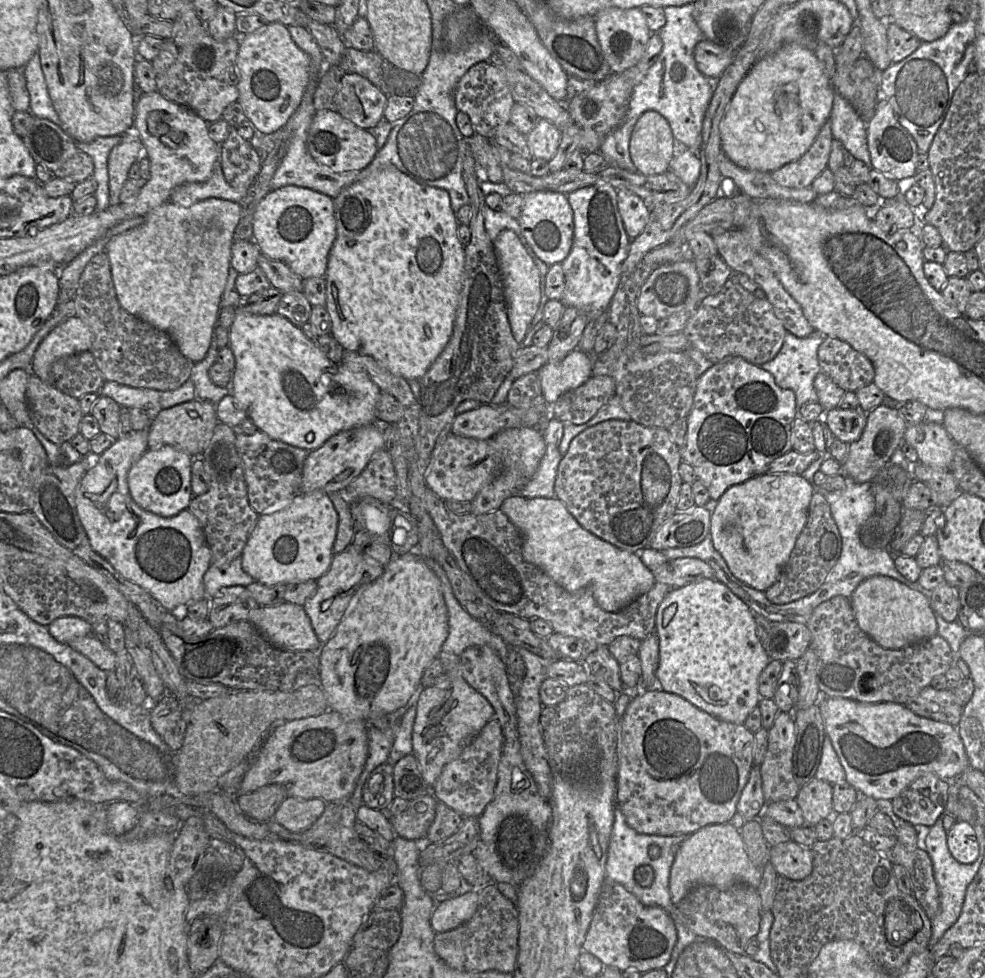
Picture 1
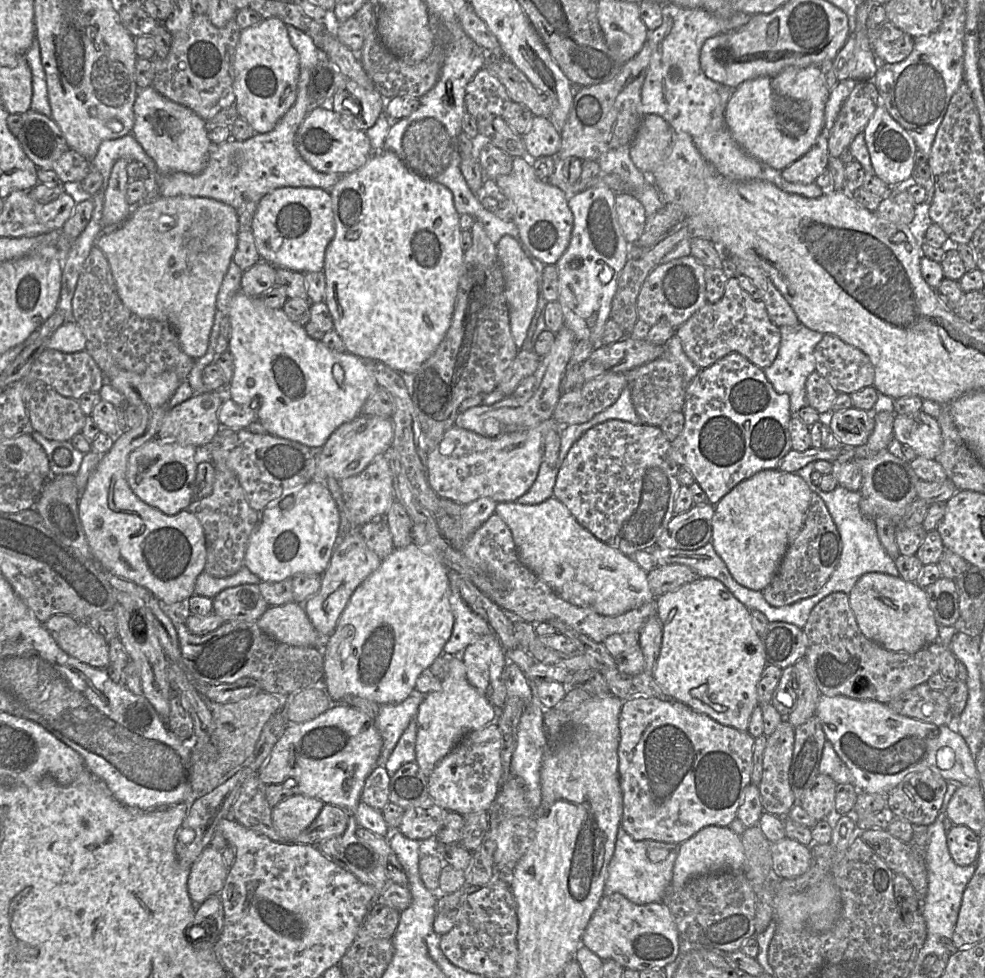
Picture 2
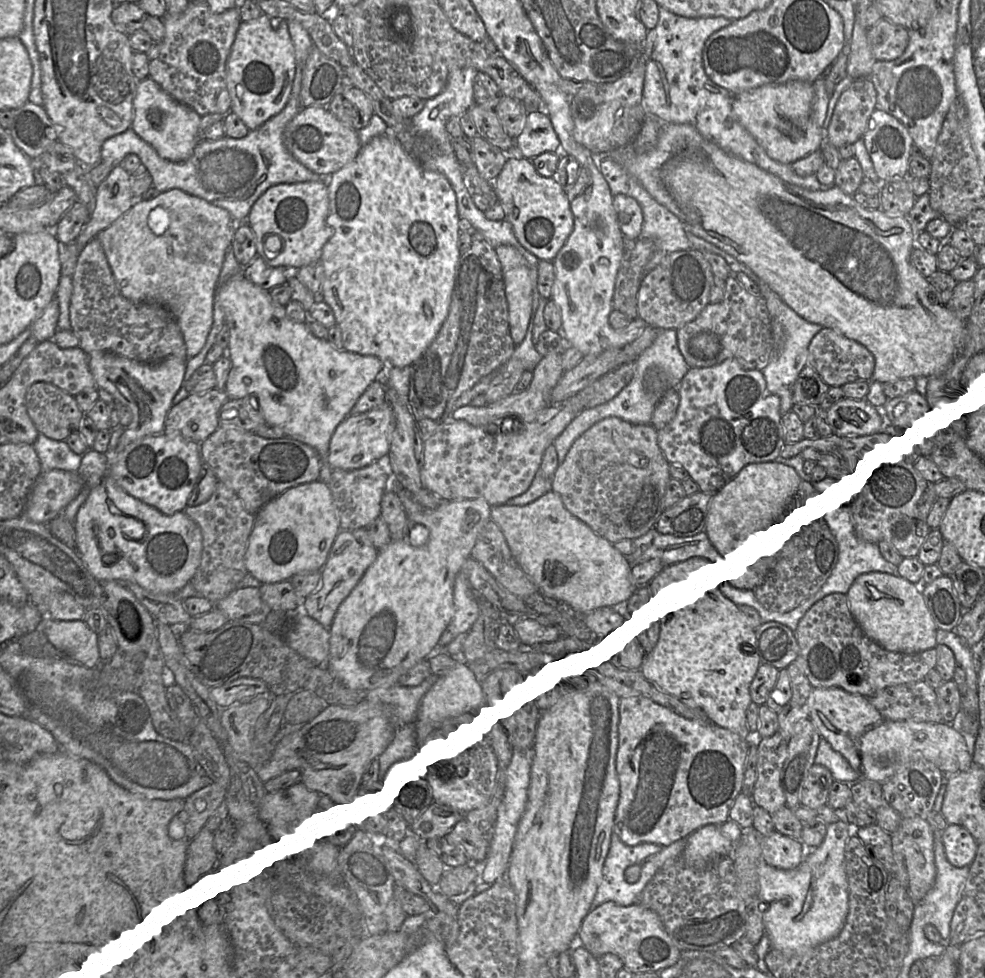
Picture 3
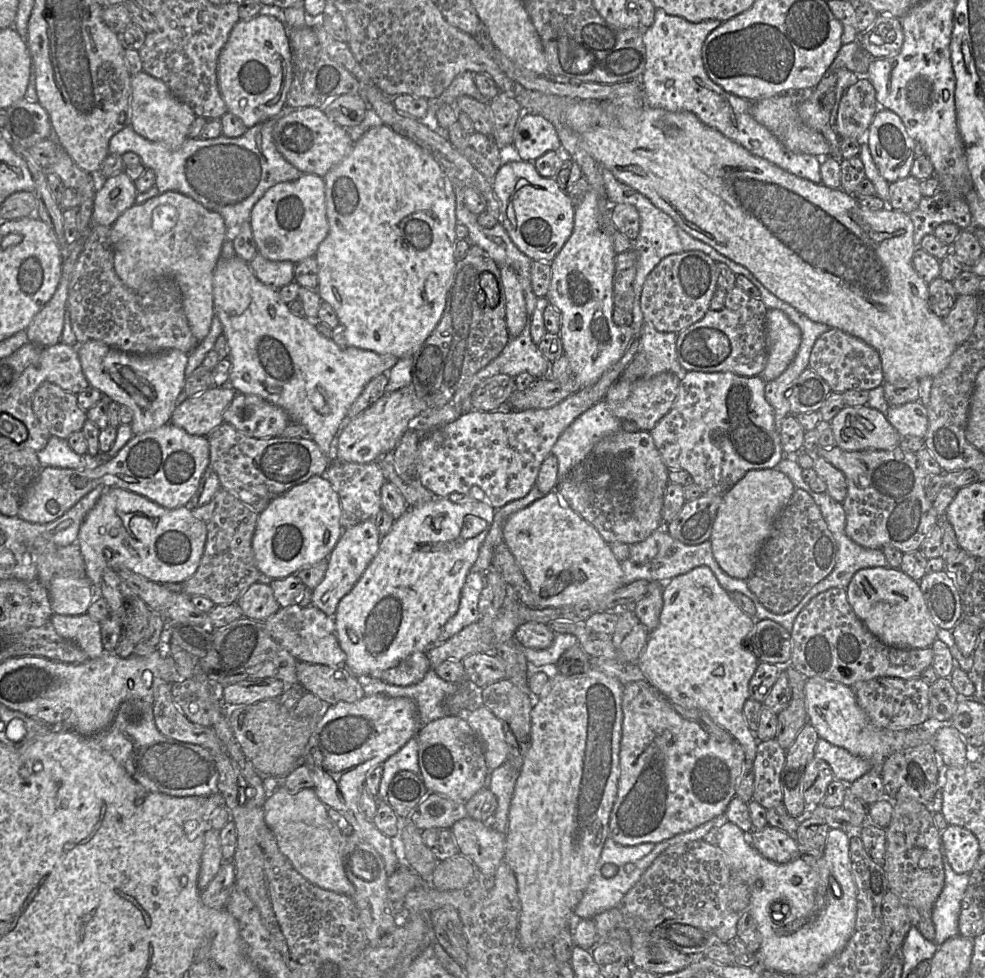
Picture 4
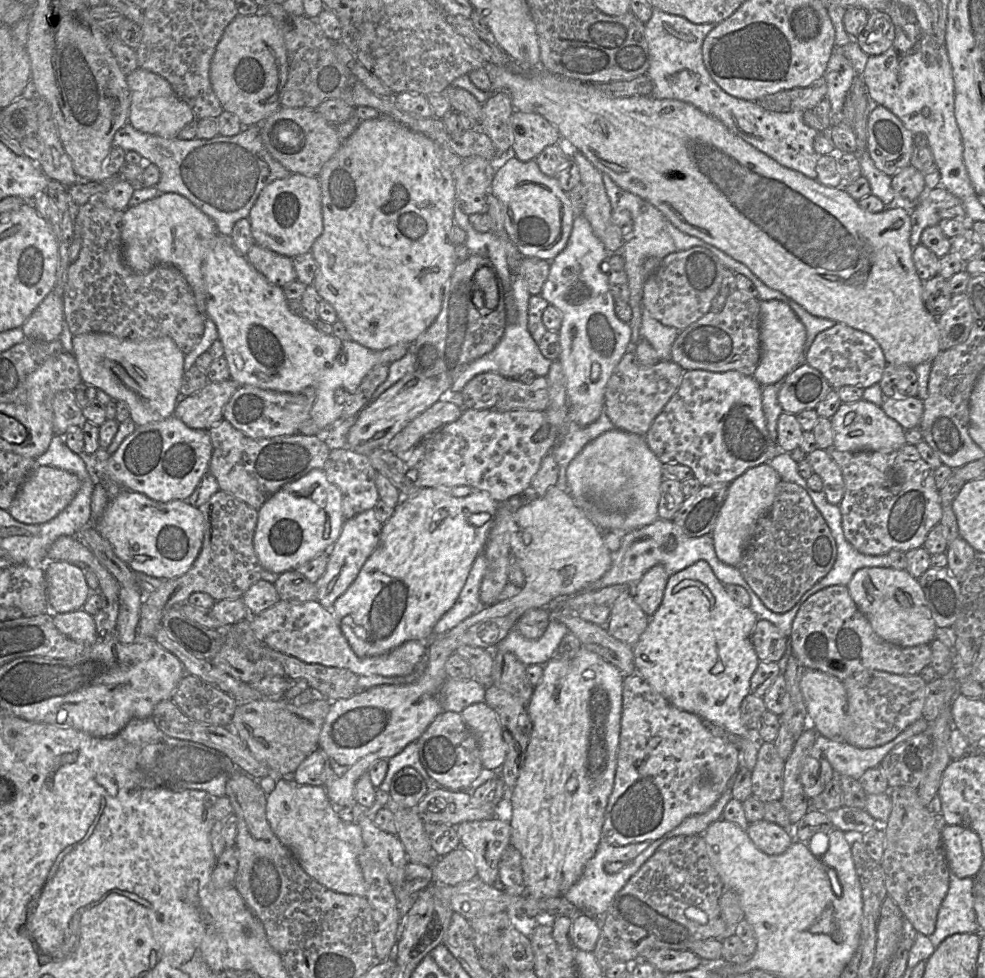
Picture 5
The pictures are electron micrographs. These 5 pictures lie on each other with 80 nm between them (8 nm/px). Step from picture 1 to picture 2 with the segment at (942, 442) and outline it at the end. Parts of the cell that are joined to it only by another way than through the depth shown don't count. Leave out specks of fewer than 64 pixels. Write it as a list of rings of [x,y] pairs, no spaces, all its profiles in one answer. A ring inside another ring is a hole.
[[[922,410],[909,415],[896,414],[893,437],[926,459],[935,459],[942,450],[942,434],[937,419]]]

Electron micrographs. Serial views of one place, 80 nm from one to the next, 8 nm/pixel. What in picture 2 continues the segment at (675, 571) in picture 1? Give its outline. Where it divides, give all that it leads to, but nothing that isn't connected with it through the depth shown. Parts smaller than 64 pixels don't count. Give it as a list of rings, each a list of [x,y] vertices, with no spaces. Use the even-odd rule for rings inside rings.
[[[682,564],[655,567],[647,574],[648,585],[654,597],[674,591],[698,578],[697,574]]]

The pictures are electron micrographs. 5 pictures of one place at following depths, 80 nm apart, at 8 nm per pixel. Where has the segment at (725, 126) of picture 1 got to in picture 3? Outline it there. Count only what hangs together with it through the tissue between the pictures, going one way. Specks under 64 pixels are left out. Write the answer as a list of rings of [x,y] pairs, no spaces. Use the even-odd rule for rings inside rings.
[[[810,82],[766,84],[734,94],[732,112],[735,119],[755,138],[771,159],[792,164],[821,149],[825,139],[825,131],[814,120],[813,97],[813,83]]]

